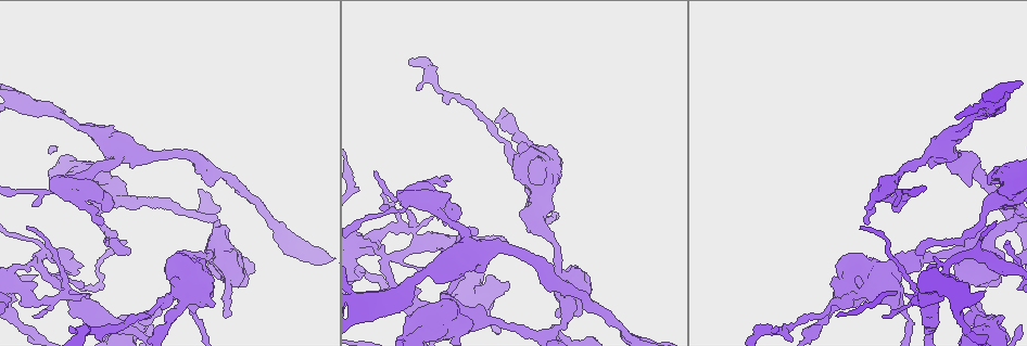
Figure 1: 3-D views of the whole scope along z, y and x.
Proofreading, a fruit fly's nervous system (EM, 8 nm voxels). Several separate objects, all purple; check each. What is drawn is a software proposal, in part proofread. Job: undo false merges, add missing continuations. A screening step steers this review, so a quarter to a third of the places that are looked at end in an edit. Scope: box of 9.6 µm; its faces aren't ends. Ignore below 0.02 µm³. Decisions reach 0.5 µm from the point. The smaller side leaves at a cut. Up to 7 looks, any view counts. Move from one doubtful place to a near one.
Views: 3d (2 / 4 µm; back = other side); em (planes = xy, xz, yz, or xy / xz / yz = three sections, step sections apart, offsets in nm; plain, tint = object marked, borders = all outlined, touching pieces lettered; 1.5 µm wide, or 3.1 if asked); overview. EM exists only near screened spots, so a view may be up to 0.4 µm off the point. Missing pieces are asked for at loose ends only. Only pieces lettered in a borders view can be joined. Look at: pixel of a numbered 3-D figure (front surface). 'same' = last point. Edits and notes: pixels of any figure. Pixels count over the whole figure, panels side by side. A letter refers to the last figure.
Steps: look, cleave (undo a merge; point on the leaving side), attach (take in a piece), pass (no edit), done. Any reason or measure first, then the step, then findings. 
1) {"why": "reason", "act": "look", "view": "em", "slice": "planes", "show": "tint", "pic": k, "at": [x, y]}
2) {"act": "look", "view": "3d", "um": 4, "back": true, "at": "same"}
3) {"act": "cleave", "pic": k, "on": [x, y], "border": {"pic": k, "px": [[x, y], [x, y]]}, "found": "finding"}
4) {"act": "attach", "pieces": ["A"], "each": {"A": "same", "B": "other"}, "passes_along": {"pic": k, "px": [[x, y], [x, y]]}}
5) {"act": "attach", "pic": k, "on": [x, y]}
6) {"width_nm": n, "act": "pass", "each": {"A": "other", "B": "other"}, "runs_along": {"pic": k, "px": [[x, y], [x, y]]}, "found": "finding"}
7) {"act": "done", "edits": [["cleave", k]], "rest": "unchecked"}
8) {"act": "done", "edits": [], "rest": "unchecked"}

{"act": "look", "view": "em", "slice": "xz", "step": 8, "show": "tint", "pic": 1, "at": [176, 294]}

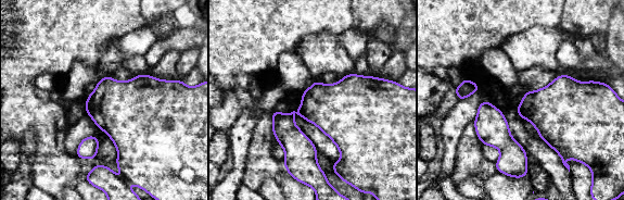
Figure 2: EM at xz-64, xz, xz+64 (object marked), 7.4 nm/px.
{"why": "cut it another way", "act": "look", "view": "em", "slice": "planes", "show": "borders", "at": "same"}

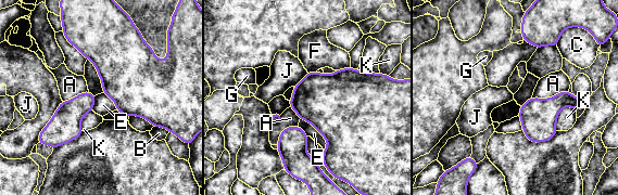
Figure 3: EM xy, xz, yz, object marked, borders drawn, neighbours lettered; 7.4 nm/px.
{"longest_contact_nm": ["E", 300], "act": "pass", "each": {"A": "other", "B": "other", "C": "other", "E": "other", "F": "other", "G": "other", "J": "other", "K": "other"}, "border": {"pic": 3, "px": [[569, 105], [559, 112], [556, 130]]}, "found": "one neuron here"}

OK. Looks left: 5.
{"why": "sudden change in width", "act": "look", "view": "em", "slice": "planes", "show": "borders", "pic": 1, "at": [68, 297]}

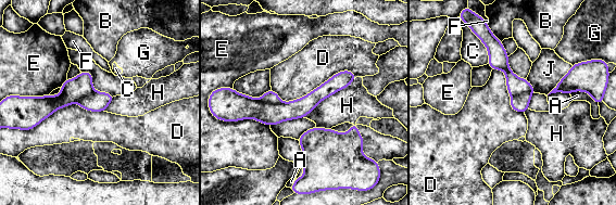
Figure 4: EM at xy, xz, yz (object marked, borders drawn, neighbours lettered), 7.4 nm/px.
{"longest_contact_nm": ["D", 650], "act": "cleave", "pic": 4, "on": [271, 95], "each": {"A": "other", "B": "other", "C": "other", "D": "other", "E": "other", "F": "other", "G": "other", "H": "other", "J": "other"}, "part_leaving": {"pic": 4, "px": [[491, 43], [508, 74], [530, 90]]}, "found": "two neurons meet here"}

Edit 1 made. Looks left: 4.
{"act": "look", "view": "3d", "um": 4, "pic": 1, "at": [400, 209]}

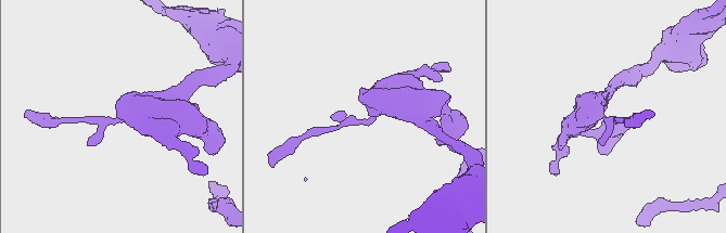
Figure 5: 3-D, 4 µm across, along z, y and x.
{"why": "shape alone is not enough", "act": "look", "view": "em", "slice": "planes", "show": "borders", "pic": 5, "at": [367, 122]}

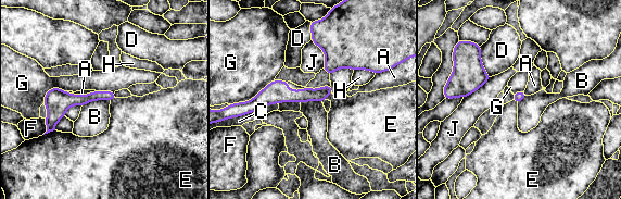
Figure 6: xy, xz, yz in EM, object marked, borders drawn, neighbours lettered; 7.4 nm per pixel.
{"act": "pass", "each": {"A": "other", "B": "other", "C": "other", "D": "other", "E": "other", "F": "other", "G": "other", "H": "other", "J": "other"}, "border": {"pic": 6, "px": [[110, 100], [91, 100], [81, 107]]}, "found": "continuous, no second neuron"}

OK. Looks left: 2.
{"act": "done", "edits": [["cleave", 4]], "rest": "unchecked"}

